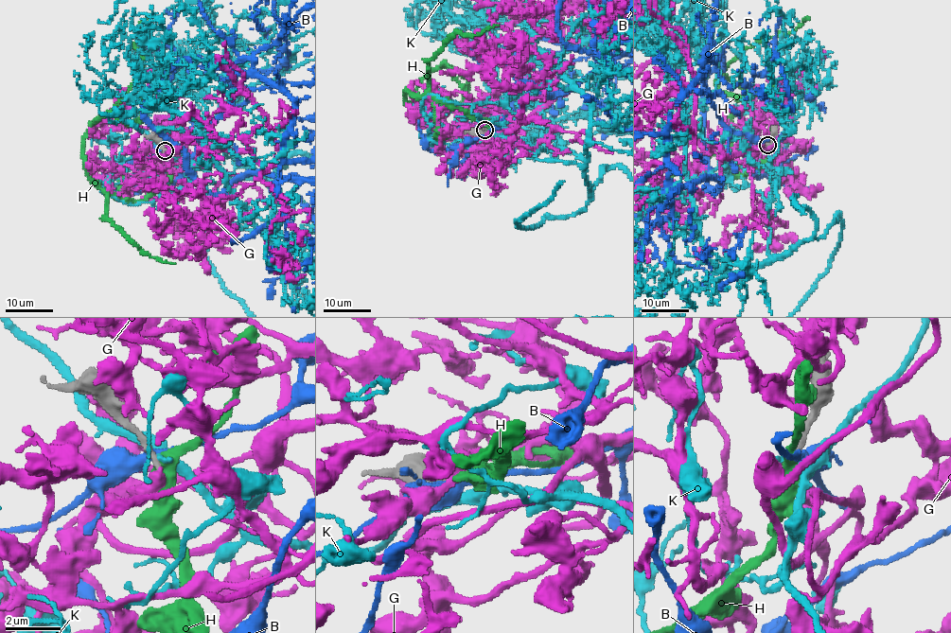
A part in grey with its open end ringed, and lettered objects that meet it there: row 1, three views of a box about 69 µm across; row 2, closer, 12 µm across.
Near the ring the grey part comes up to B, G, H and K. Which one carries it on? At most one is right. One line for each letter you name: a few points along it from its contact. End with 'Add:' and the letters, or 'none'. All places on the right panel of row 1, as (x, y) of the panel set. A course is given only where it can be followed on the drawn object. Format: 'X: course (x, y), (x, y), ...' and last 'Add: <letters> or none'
Add: G

